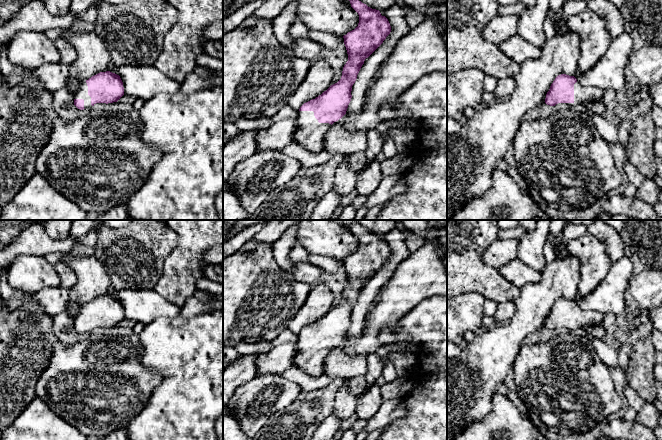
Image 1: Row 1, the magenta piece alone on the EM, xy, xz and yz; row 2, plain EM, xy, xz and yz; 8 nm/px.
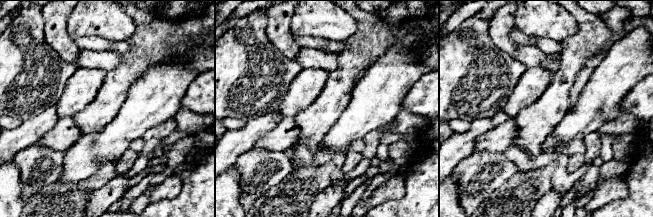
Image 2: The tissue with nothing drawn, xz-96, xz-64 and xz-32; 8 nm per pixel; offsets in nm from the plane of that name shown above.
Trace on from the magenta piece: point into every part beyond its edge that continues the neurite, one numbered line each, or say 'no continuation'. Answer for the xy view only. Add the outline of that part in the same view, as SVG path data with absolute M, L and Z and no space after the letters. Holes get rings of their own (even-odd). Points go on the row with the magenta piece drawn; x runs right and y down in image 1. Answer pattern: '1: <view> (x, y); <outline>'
1: xy (82, 93); M84 82L80 85L76 93L74 94L74 99L83 99L84 100L84 108L92 108L91 105L91 97L88 95L88 86L87 83Z

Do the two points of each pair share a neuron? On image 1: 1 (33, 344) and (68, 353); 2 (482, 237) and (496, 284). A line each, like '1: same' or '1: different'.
1: different
2: same

